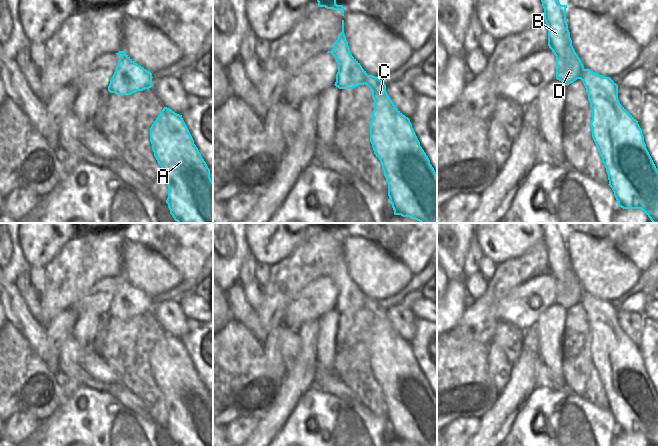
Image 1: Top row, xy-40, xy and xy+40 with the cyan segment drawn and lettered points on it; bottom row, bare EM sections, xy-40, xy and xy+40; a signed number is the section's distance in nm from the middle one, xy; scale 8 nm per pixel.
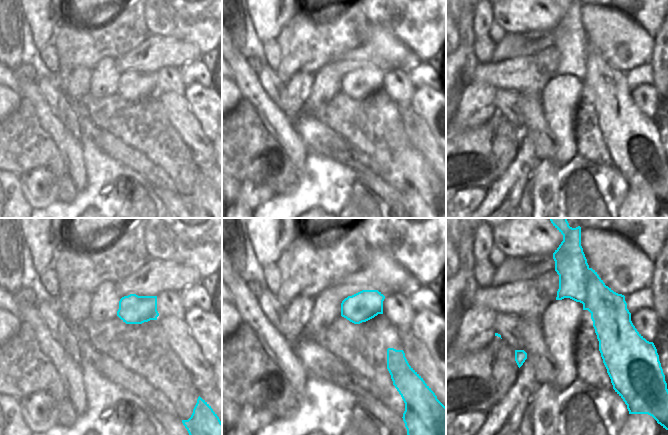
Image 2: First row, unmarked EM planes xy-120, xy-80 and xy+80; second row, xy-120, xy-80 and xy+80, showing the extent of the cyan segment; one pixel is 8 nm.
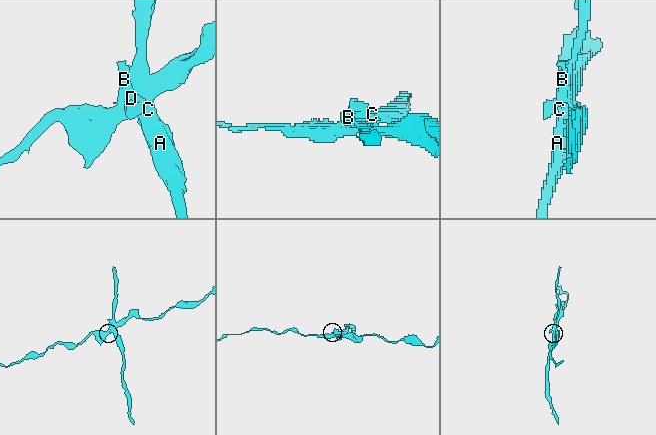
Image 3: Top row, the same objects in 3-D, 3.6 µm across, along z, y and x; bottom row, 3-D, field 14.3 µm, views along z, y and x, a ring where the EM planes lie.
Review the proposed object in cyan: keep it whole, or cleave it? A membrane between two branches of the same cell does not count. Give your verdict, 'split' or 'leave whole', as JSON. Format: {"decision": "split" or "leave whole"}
{"decision": "split"}

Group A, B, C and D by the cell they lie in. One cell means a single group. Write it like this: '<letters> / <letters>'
A C / B D

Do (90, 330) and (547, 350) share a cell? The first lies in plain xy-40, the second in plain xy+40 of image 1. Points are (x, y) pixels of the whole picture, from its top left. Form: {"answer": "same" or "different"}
{"answer": "different"}

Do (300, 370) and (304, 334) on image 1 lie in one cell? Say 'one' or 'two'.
one

